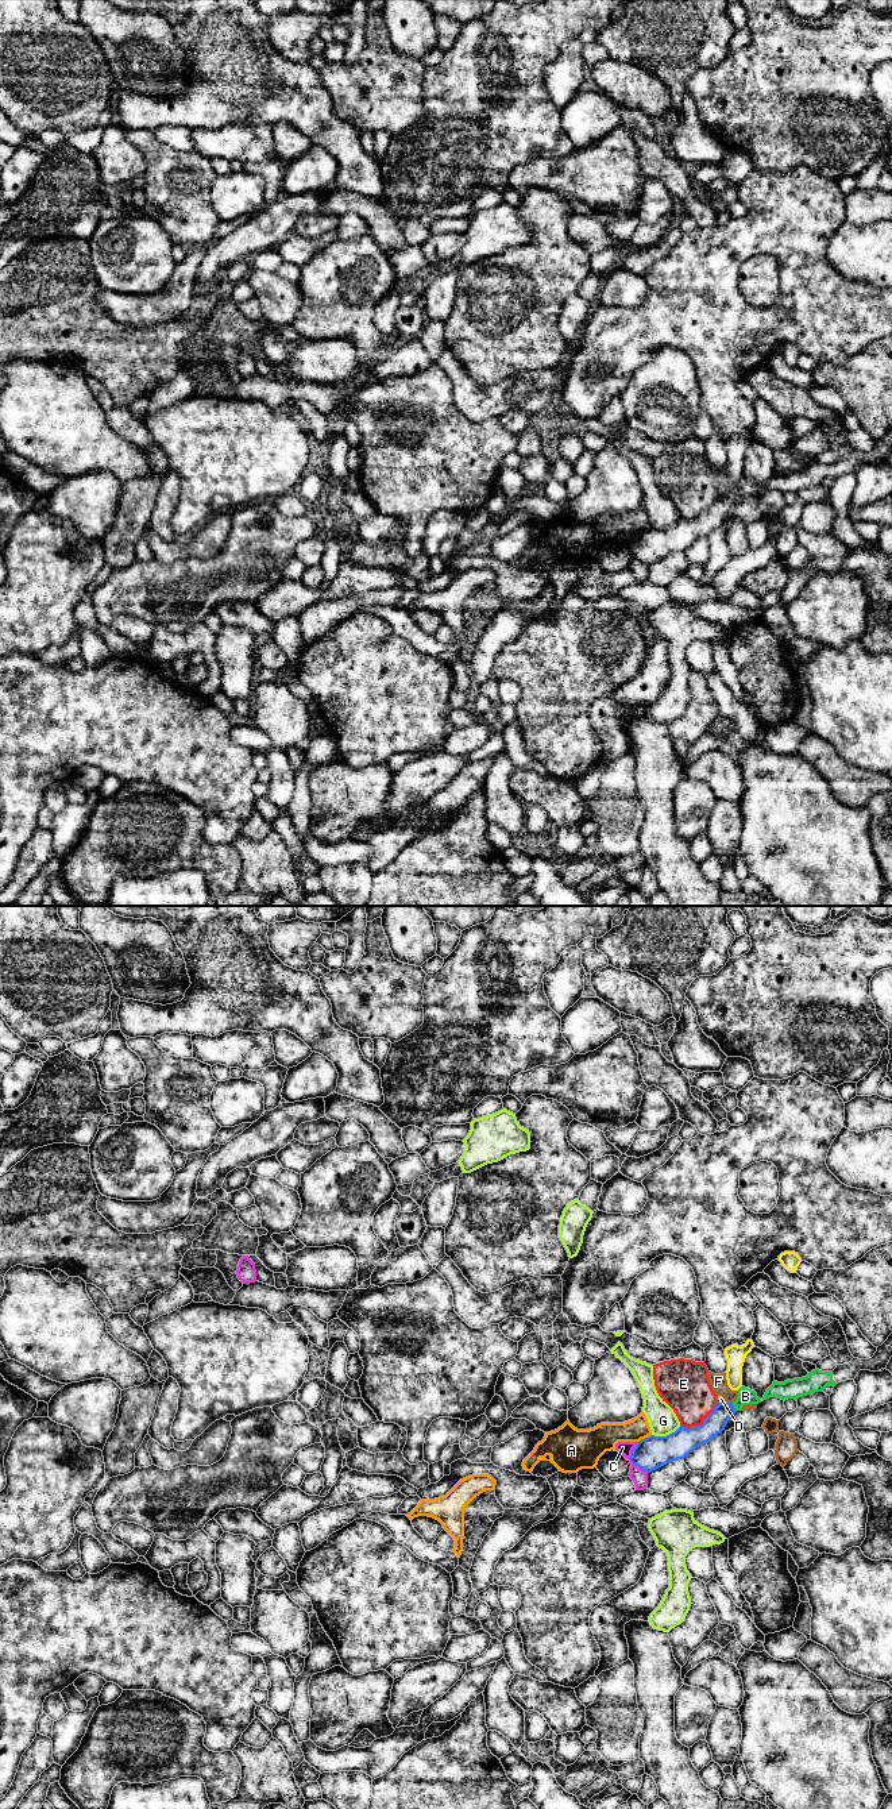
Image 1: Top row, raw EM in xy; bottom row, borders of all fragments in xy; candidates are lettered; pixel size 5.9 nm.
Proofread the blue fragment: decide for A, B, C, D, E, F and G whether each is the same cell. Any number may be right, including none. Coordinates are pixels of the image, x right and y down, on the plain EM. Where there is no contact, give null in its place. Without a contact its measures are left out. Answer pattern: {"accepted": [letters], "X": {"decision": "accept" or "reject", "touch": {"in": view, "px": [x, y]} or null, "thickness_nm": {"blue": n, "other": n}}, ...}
{"accepted": ["B"], "A": {"decision": "reject", "touch": {"in": "xy", "px": [645, 531]}, "thickness_nm": {"blue": 190, "other": 160}}, "B": {"decision": "accept", "touch": {"in": "xy", "px": [733, 500]}, "thickness_nm": {"blue": 120, "other": 100}}, "C": {"decision": "reject", "touch": {"in": "xy", "px": [630, 552]}, "thickness_nm": {"blue": 190, "other": 80}}, "D": {"decision": "reject", "touch": {"in": "xy", "px": [722, 496]}, "thickness_nm": {"blue": 120, "other": 40}}, "E": {"decision": "reject", "touch": {"in": "xy", "px": [702, 517]}, "thickness_nm": {"blue": 160, "other": 300}}, "F": {"decision": "reject", "touch": {"in": "xy", "px": [729, 496]}, "thickness_nm": {"blue": 120, "other": 100}}, "G": {"decision": "reject", "touch": {"in": "xy", "px": [667, 528]}, "thickness_nm": {"blue": 190, "other": 170}}}

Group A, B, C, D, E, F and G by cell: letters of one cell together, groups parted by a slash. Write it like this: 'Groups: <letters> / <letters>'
Groups: A / B / C / D / E / F / G

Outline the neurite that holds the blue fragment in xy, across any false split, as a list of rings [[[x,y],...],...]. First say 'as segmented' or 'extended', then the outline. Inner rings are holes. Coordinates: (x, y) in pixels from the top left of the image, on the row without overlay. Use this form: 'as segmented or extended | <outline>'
extended | [[[745,479],[738,482],[738,490],[733,495],[719,495],[703,513],[702,518],[691,521],[679,520],[667,529],[650,528],[641,532],[632,544],[630,555],[646,566],[650,566],[669,555],[684,552],[703,536],[708,536],[721,526],[727,514],[745,497],[758,497],[761,493],[754,483]]]

